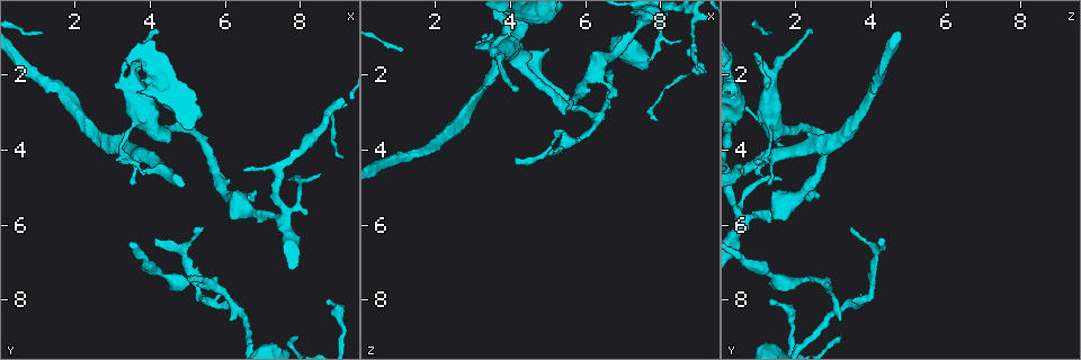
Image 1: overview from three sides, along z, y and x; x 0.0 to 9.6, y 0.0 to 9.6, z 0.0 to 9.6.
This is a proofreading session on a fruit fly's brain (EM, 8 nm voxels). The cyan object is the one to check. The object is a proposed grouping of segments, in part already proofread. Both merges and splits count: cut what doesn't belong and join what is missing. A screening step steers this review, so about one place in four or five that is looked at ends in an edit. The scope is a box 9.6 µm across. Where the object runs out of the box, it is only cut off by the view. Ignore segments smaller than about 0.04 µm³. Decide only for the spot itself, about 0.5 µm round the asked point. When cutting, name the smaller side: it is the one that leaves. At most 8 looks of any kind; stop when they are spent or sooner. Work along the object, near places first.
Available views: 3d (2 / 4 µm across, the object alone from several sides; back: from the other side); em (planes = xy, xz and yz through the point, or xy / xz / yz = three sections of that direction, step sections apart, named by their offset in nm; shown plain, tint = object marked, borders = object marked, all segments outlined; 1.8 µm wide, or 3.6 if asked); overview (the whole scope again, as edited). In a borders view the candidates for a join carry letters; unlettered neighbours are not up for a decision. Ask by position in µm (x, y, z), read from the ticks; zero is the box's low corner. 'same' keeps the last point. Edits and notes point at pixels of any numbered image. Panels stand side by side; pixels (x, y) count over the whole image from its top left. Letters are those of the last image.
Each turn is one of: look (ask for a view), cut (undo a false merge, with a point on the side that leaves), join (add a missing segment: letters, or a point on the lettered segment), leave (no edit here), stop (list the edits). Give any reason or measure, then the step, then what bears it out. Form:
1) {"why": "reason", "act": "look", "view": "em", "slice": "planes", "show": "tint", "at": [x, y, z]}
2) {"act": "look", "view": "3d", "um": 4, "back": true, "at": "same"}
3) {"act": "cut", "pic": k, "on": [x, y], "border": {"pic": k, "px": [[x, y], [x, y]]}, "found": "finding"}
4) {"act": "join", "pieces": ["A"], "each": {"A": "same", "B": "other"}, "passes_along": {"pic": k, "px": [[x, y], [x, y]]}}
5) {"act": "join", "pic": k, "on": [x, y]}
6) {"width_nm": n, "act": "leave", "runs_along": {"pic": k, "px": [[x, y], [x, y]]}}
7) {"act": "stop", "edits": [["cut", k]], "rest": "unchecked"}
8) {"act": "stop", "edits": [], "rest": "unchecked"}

{"why": "three arms meet", "act": "look", "view": "3d", "um": 2, "at": [6.20, 8.25, 3.15]}

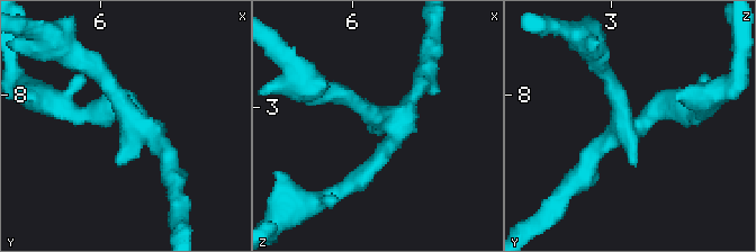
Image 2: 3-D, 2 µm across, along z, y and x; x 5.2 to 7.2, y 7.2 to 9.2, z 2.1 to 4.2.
{"act": "look", "view": "em", "slice": "planes", "show": "borders", "at": [6.26, 8.24, 3.12]}

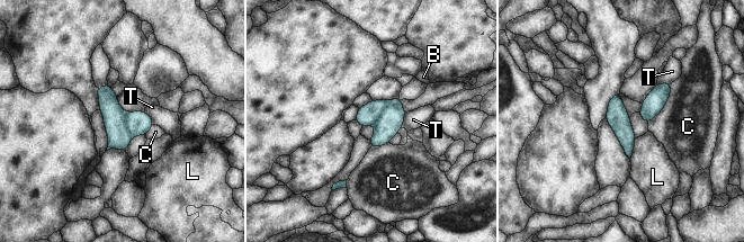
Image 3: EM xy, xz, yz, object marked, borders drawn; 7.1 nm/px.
{"width_nm": 160, "act": "cut", "pic": 3, "on": [369, 114], "each": {"B": "other", "C": "other", "L": "other", "T": "other"}, "found": "two neurons meet here"}

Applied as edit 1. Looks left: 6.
{"why": "see it whole again", "act": "look", "view": "overview"}

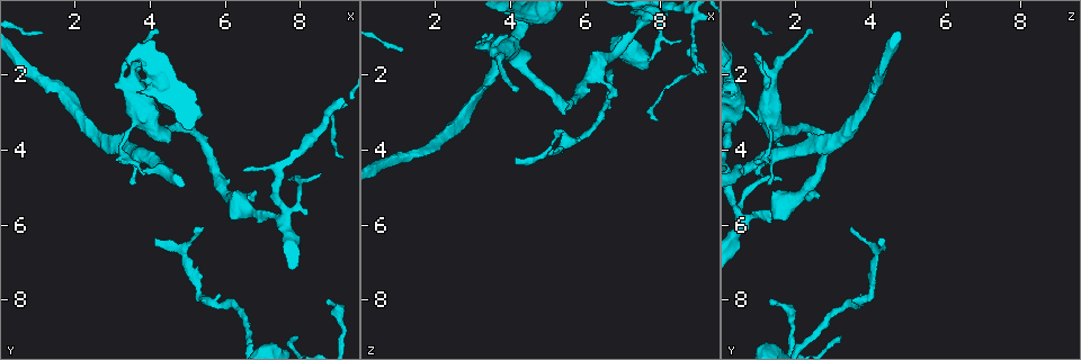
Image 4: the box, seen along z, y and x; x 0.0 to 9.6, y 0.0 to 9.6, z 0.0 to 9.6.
{"why": "narrows sharply", "act": "look", "view": "3d", "um": 2, "back": true, "at": [7.50, 5.85, 0.55]}

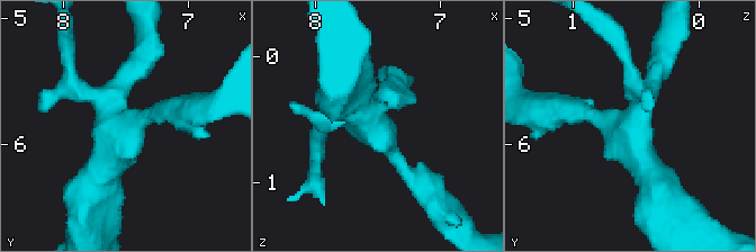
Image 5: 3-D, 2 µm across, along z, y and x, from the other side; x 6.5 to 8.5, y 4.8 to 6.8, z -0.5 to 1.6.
{"why": "now the EM", "act": "look", "view": "em", "slice": "planes", "show": "borders", "at": [7.52, 5.88, 0.60]}

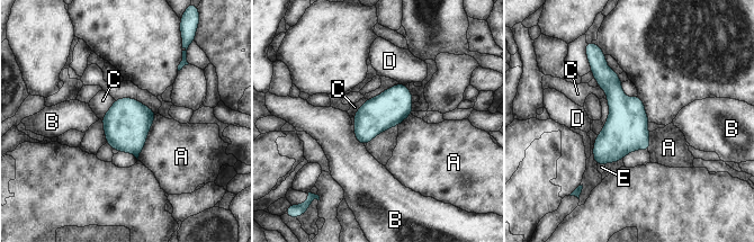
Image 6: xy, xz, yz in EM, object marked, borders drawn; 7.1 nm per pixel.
{"act": "leave", "each": {"A": "other", "B": "other", "C": "other", "D": "other", "E": "other"}, "border": {"pic": 6, "px": [[367, 99], [355, 113], [352, 124]]}, "found": "all the same neuron"}

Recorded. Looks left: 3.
{"act": "stop", "edits": [["cut", 3]], "rest": "unchecked"}

